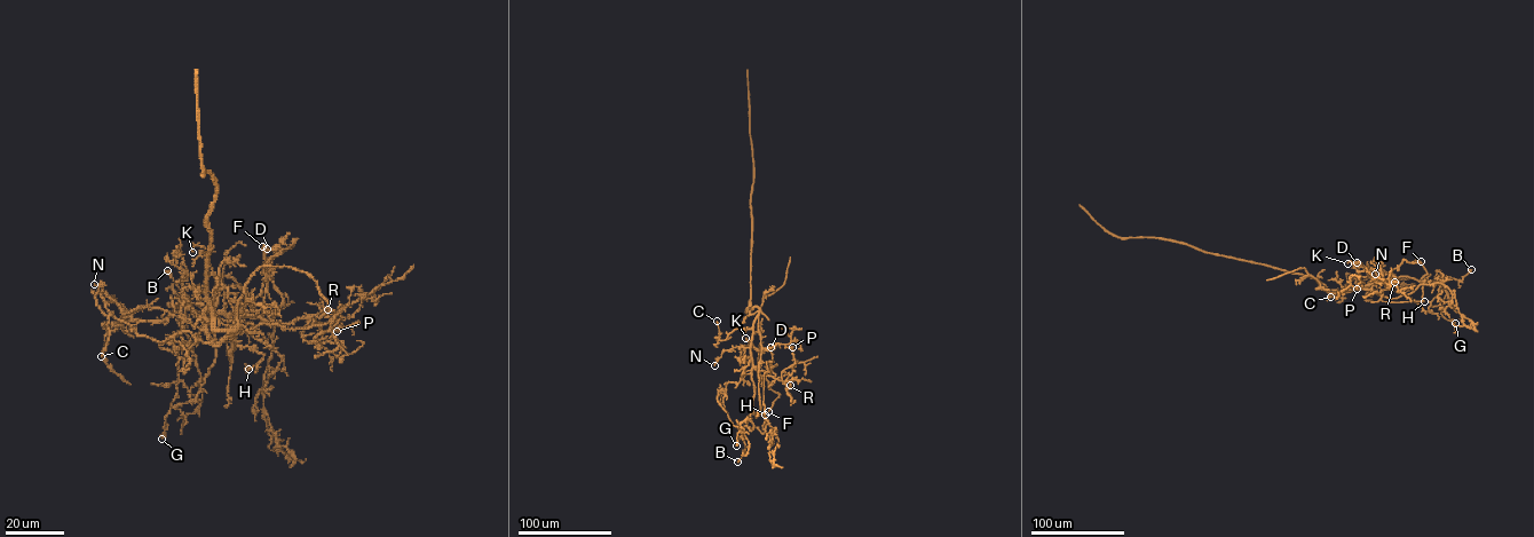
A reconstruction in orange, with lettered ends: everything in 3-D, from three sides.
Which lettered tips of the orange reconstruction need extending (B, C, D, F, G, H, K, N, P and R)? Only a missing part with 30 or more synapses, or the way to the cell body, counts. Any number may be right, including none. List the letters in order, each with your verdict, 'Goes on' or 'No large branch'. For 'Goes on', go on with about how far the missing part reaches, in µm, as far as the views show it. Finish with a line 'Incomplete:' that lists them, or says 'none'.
B: No large branch
C: No large branch
D: No large branch
F: No large branch
G: No large branch
H: No large branch
K: No large branch
N: No large branch
P: No large branch
R: No large branch
Incomplete: none

